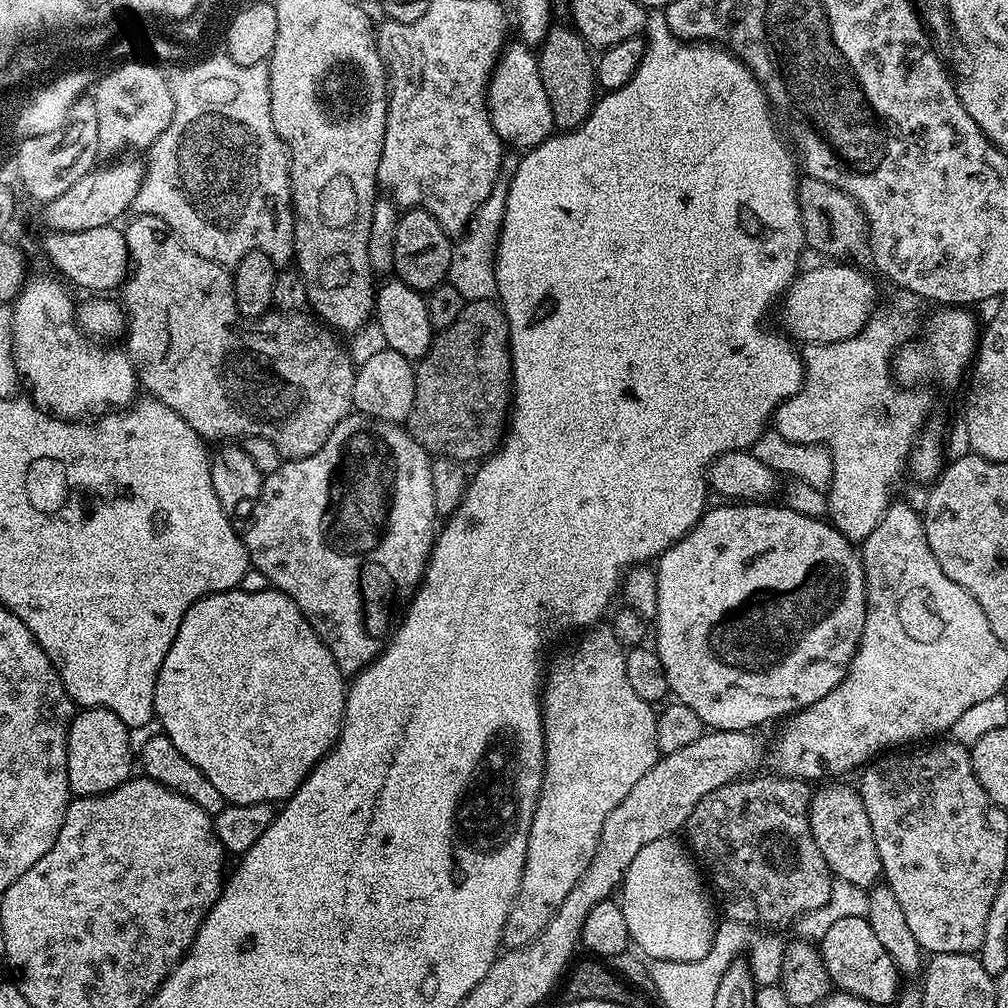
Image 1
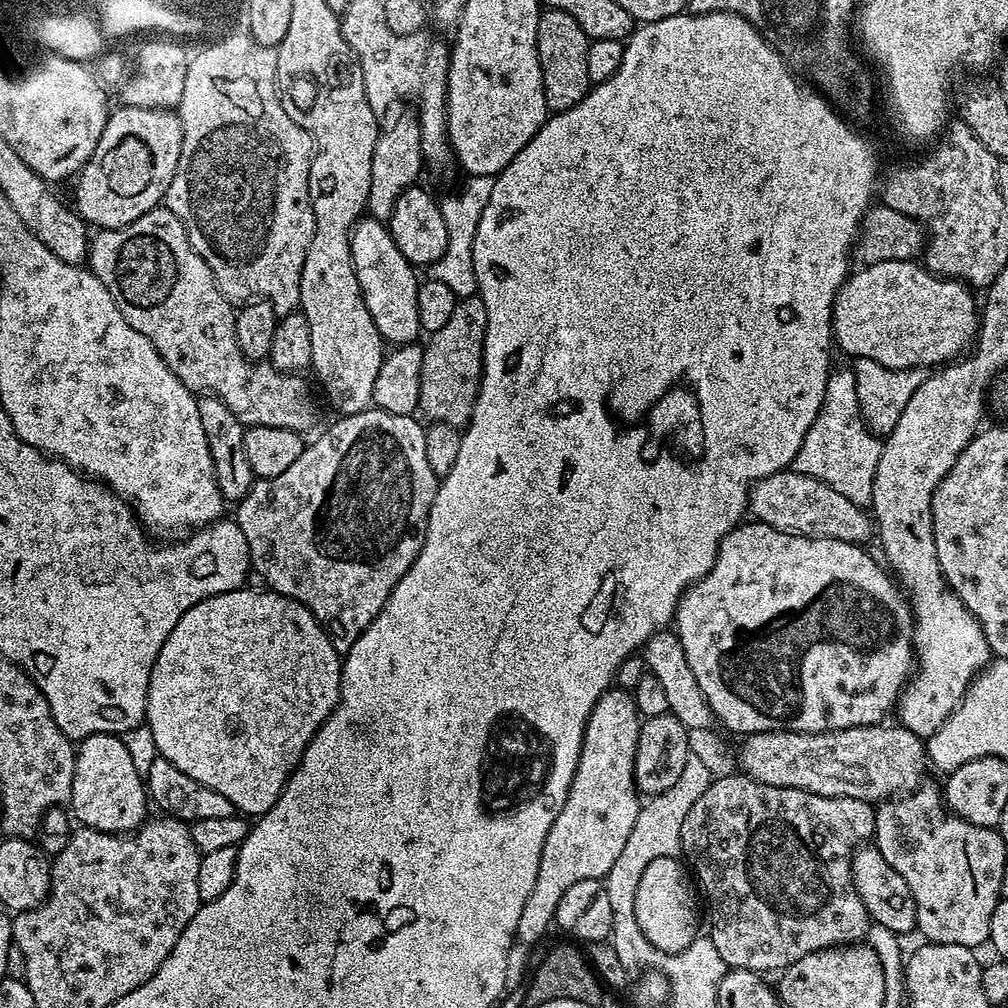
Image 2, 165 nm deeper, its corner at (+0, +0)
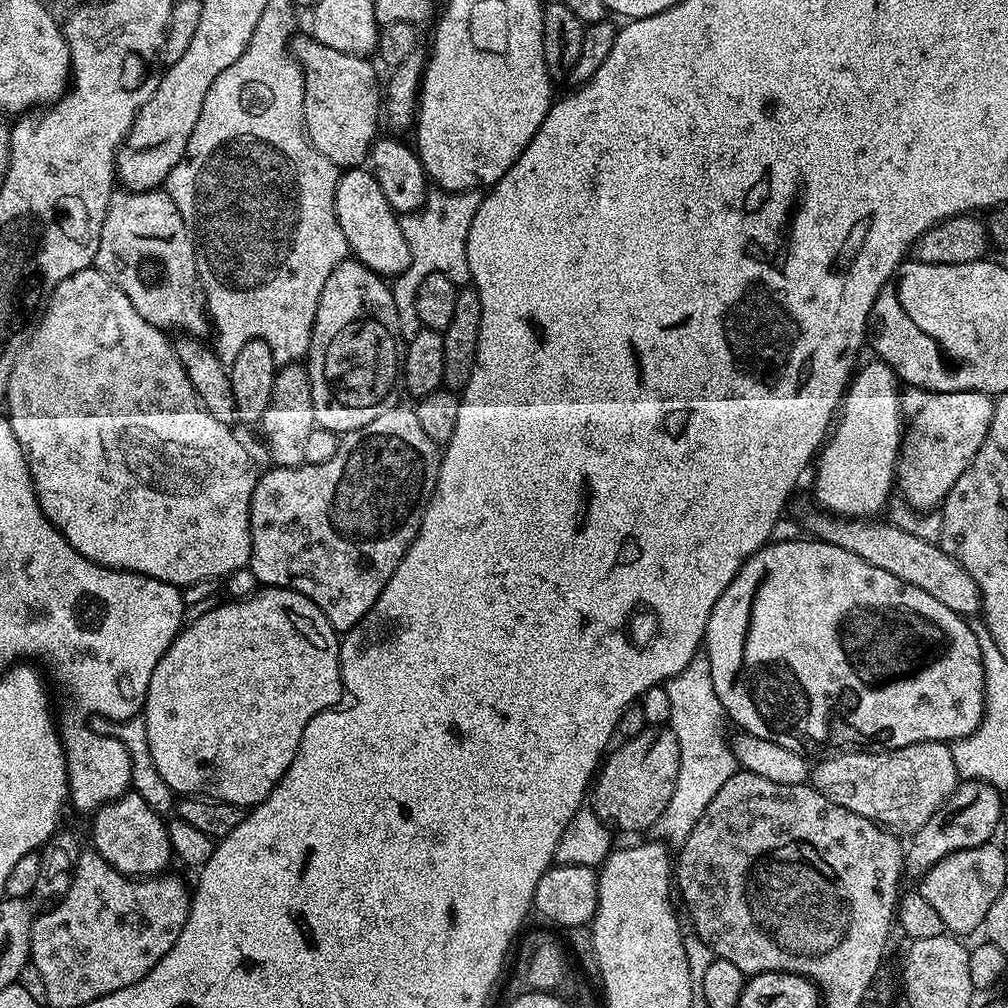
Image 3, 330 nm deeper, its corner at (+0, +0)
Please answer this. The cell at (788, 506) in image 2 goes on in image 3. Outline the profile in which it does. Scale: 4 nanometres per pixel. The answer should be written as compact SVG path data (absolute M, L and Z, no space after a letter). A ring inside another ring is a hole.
M817 512L808 520L809 532L815 539L830 542L850 550L864 561L878 569L894 574L894 578L902 578L902 582L910 582L910 586L918 586L918 590L926 590L926 594L934 594L942 606L950 606L959 616L972 618L981 611L980 591L970 578L967 570L943 548L935 542L926 541L892 524L880 520L854 520L847 517L833 517L824 512Z

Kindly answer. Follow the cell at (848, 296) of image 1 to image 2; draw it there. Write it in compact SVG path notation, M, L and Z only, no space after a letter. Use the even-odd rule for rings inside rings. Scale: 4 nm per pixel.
M895 260L860 266L836 291L832 339L851 358L873 360L887 368L944 366L977 339L980 312L977 297L972 296L968 285L936 276L920 262Z

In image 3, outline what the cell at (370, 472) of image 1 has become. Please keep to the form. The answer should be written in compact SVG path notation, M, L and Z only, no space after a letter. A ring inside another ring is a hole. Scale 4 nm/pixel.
M397 406L386 410L386 414L378 414L378 418L374 418L374 422L366 422L366 426L362 426L358 431L343 433L339 437L338 450L334 450L334 458L326 458L326 462L303 463L299 464L297 468L269 467L269 472L265 476L263 473L257 479L254 494L250 498L252 553L248 559L248 567L252 569L257 585L269 588L289 588L310 598L310 602L314 602L314 606L318 606L318 610L322 610L322 614L326 614L330 626L337 634L349 632L369 612L374 606L374 602L378 602L378 594L382 594L386 582L390 582L394 570L398 570L398 562L402 562L406 550L410 550L410 546L422 526L426 506L432 501L432 495L436 489L436 479L440 473L441 449L430 438L430 434L426 434L426 430L422 430L422 426L418 426L418 414L415 407L404 407Z

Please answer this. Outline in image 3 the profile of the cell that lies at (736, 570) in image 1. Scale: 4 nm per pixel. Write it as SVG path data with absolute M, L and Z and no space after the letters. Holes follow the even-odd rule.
M815 538L807 539L780 541L777 539L775 542L765 544L763 548L759 548L740 567L734 582L730 582L730 586L726 586L726 590L722 590L722 598L718 598L718 602L714 602L712 613L706 622L702 651L710 658L710 678L714 678L714 694L718 694L718 702L722 702L727 719L731 722L733 720L740 727L741 733L766 738L766 742L778 742L778 746L786 746L786 750L794 750L795 752L801 751L800 740L805 740L808 744L820 744L823 740L833 740L837 744L835 747L840 750L856 750L861 746L879 746L881 749L887 750L914 746L918 742L934 742L935 740L951 742L961 740L977 732L980 729L980 723L984 720L984 671L982 670L982 650L978 650L977 629L971 628L968 625L971 623L965 617L959 616L954 610L950 610L950 606L942 606L942 602L938 602L938 598L934 598L934 594L926 594L926 590L918 590L918 586L910 586L910 582L902 582L902 578L894 578L894 574L870 565L869 562L851 553L850 550L843 549L842 546L832 545L828 541Z

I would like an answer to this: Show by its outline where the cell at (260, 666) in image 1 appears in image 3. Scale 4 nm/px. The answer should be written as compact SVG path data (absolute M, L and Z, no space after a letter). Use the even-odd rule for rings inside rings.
M264 586L251 596L245 596L243 600L231 599L227 603L202 613L193 624L188 622L181 627L166 654L162 654L158 666L154 666L154 674L150 674L150 686L144 699L142 718L146 722L146 734L150 755L154 757L154 766L158 766L158 774L162 774L166 786L170 786L173 793L199 794L209 800L225 800L228 804L237 804L238 807L248 810L261 804L278 786L278 782L294 762L294 754L298 754L298 746L302 742L302 734L310 718L341 703L345 695L344 683L340 681L341 637L330 626L326 614L322 614L322 610L318 610L318 606L310 602L310 598L289 588Z

